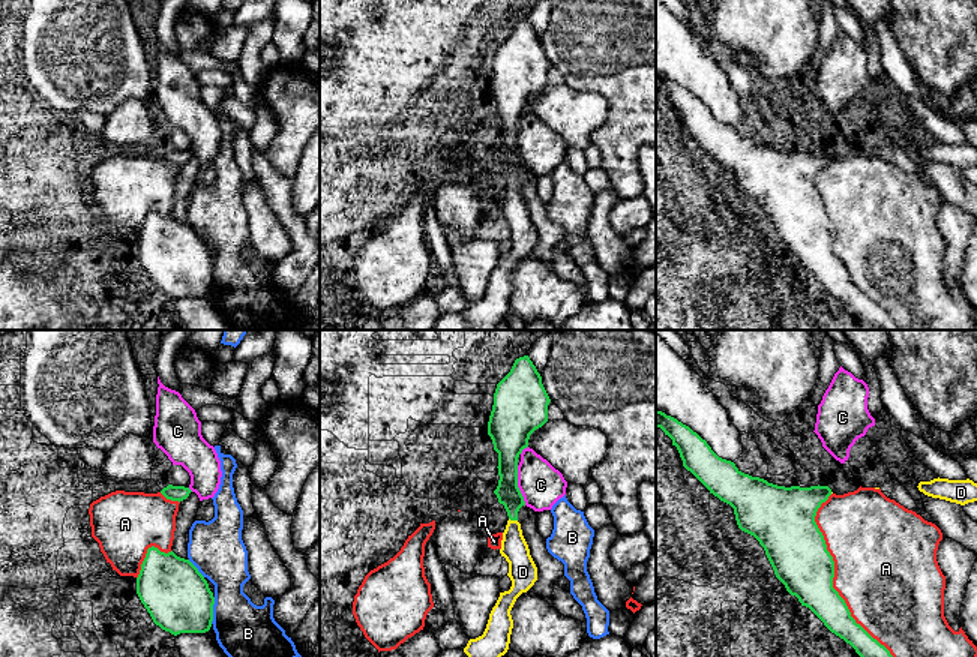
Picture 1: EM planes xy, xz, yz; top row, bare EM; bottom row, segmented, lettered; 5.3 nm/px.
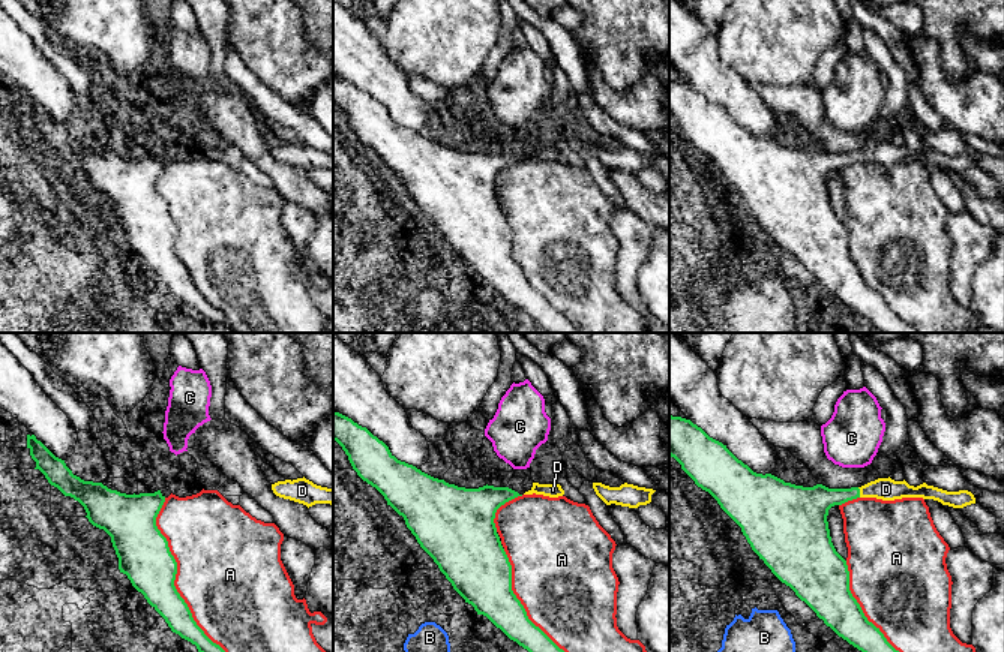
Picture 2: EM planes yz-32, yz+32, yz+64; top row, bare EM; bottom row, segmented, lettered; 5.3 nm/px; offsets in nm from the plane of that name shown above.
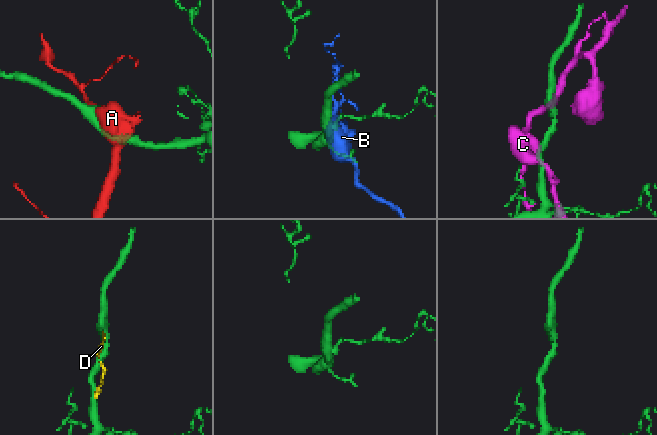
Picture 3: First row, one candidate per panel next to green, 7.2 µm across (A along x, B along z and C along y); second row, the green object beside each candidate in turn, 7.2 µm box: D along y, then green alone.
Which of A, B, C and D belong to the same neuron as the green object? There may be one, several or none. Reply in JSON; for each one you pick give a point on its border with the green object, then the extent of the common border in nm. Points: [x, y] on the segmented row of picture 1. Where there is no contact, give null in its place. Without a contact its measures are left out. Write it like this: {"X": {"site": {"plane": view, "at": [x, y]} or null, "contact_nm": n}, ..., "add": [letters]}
{"D": {"site": {"plane": "xz", "at": [514, 519]}, "contact_nm": 50}, "add": ["D"]}

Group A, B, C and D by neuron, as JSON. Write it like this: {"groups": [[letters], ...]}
{"groups": [["A"], ["B"], ["C"], ["D"]]}

